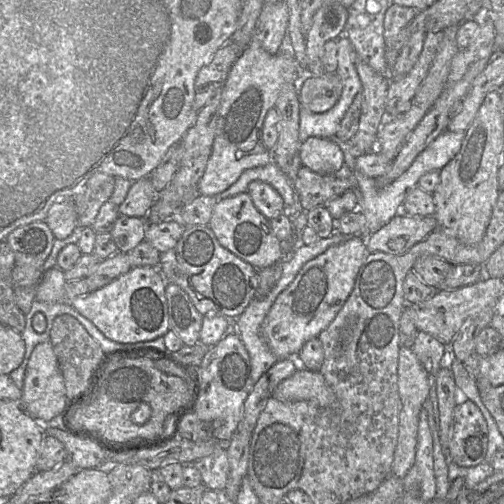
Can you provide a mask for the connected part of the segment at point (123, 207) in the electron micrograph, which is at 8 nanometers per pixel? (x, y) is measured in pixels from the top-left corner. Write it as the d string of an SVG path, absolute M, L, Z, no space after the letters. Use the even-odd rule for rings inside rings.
M149 177L133 181L125 200L118 206L119 214L144 219L158 194Z

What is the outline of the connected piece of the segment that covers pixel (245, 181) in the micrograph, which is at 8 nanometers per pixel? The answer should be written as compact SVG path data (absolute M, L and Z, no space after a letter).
M273 162L265 166L245 170L229 188L211 197L219 200L246 192L249 184L254 181L263 181L271 185L281 195L285 204L285 212L283 213L287 214L291 218L291 221L294 215L303 211L290 179Z

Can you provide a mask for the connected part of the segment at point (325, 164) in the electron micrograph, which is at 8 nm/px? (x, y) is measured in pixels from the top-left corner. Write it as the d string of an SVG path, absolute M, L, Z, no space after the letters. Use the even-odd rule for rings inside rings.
M309 137L300 144L299 158L303 166L318 174L335 174L346 164L345 146L326 138Z

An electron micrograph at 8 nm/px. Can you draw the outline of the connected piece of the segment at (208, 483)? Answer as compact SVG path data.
M218 447L211 455L192 465L201 474L203 486L207 490L223 492L229 476L229 462L224 447Z

